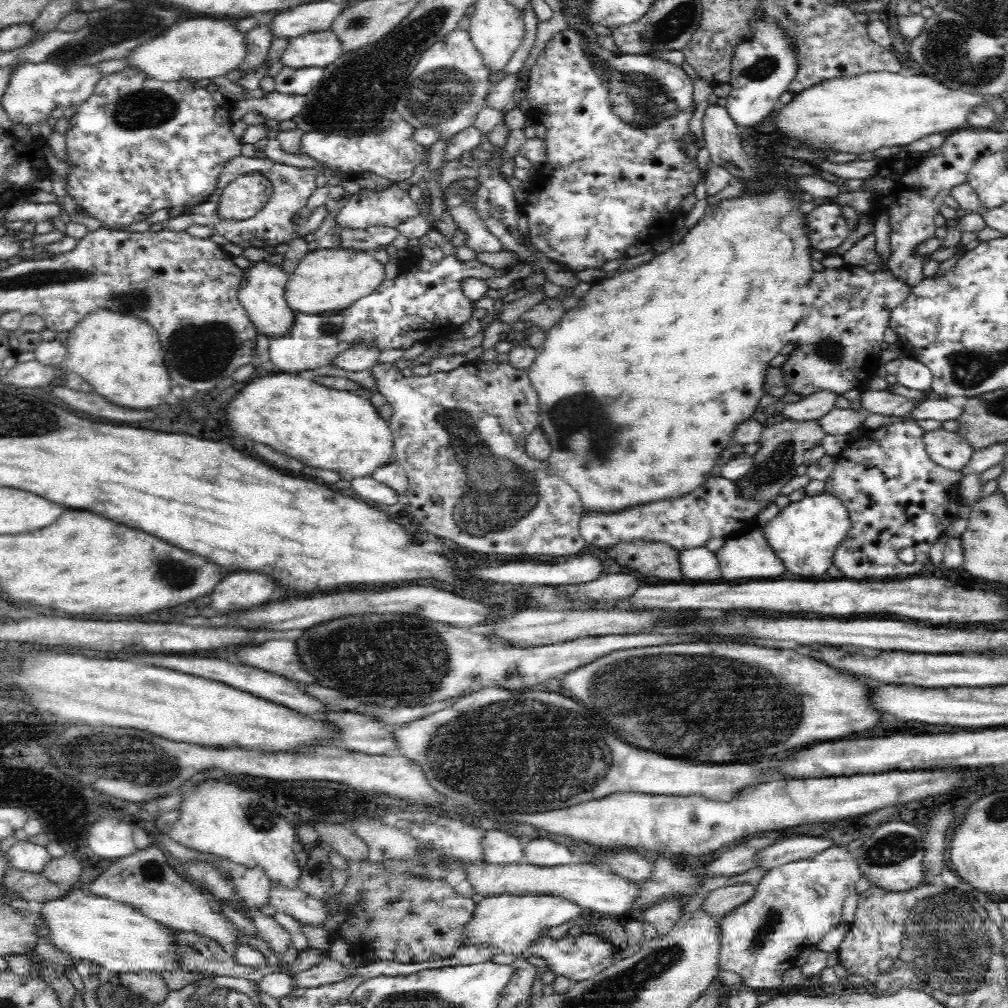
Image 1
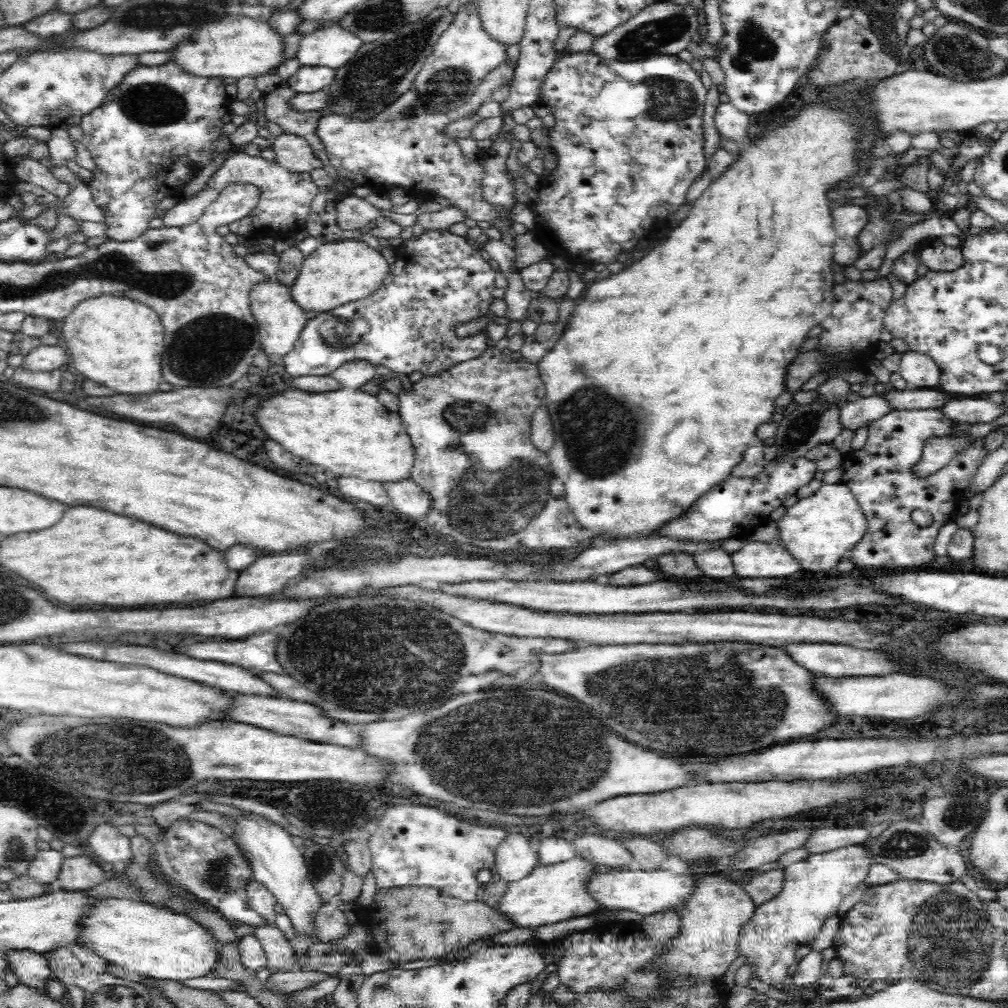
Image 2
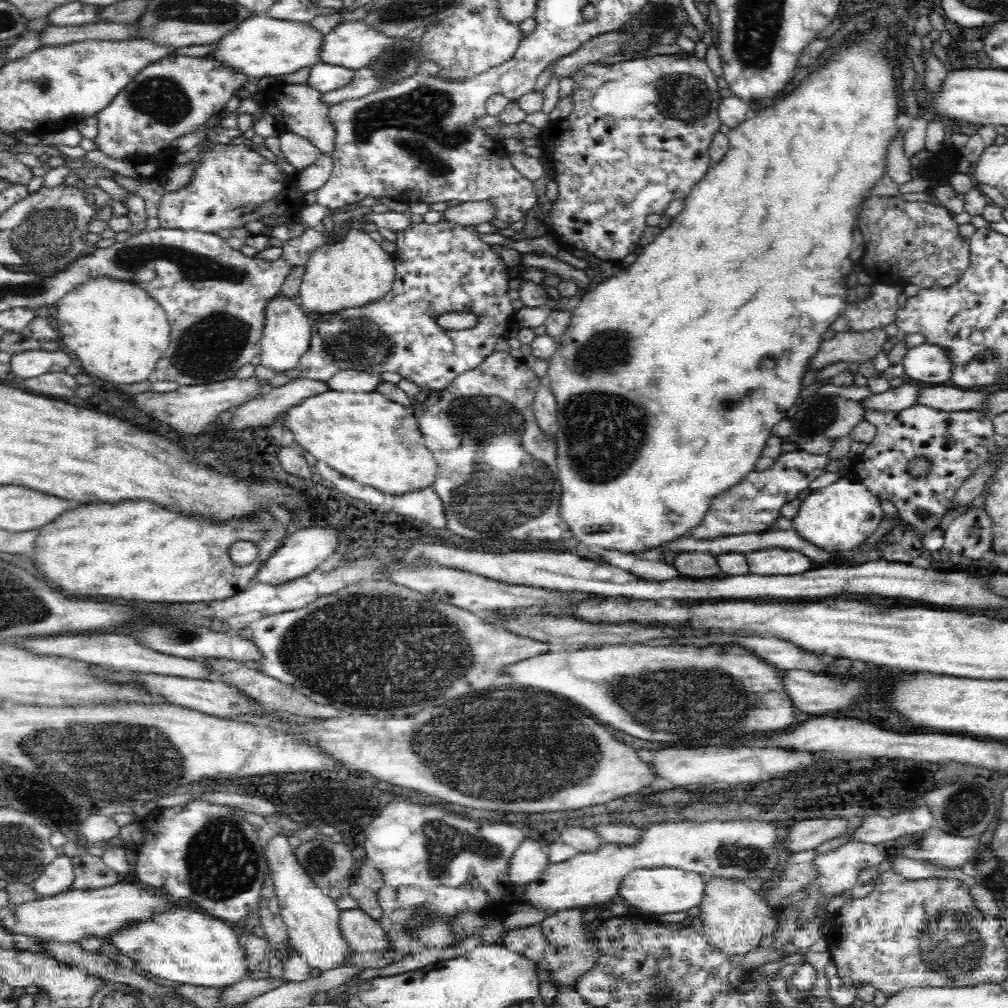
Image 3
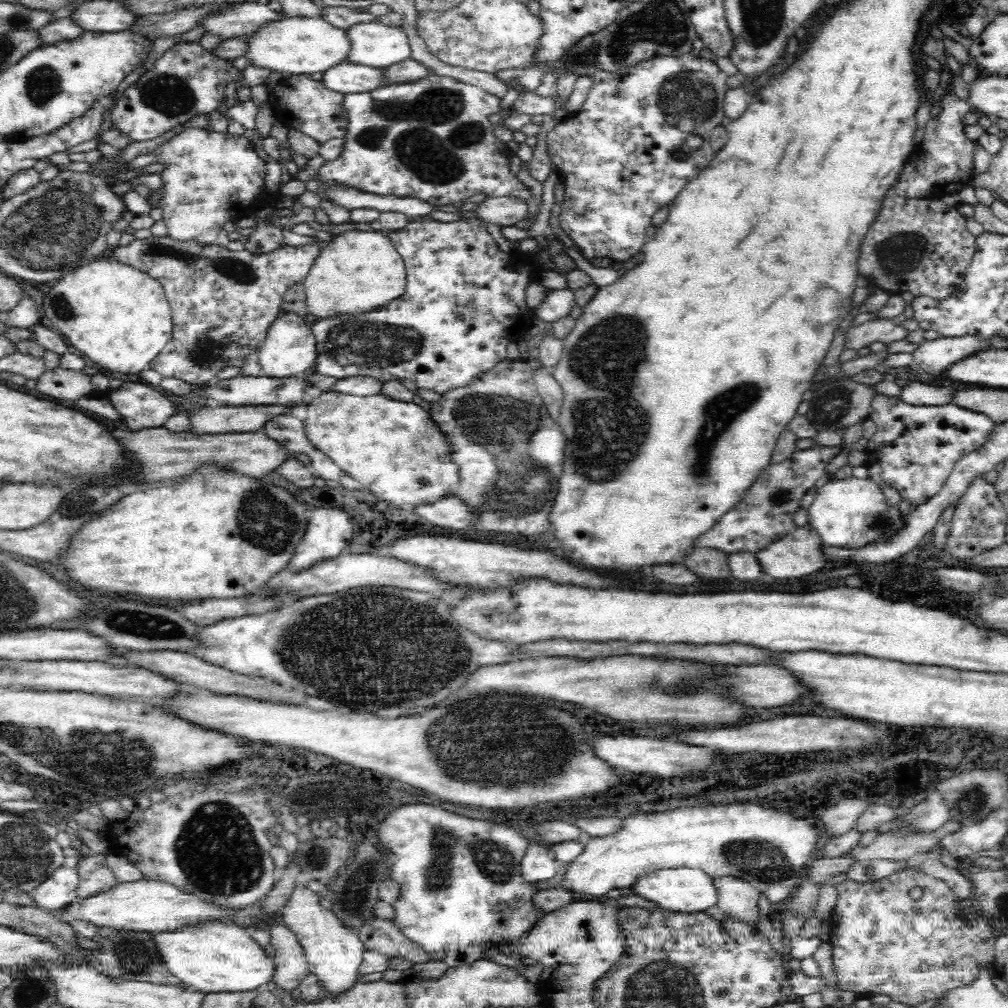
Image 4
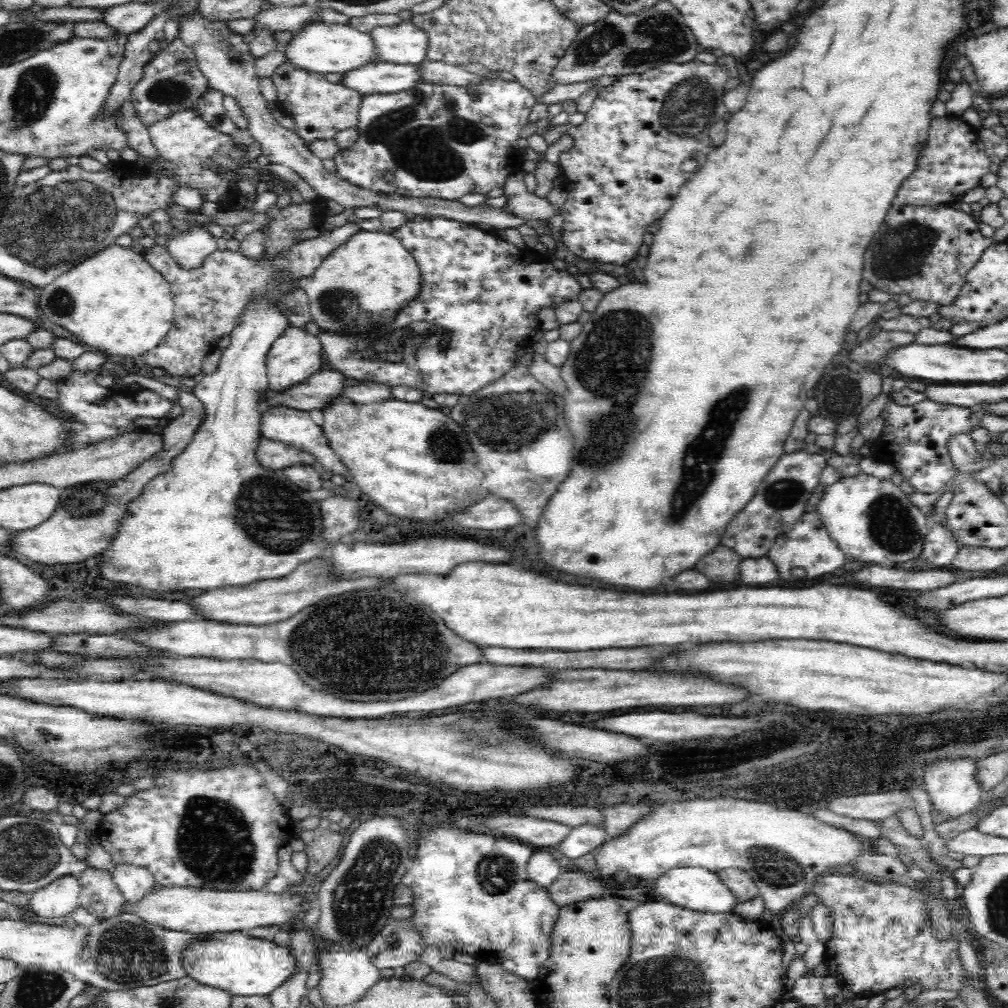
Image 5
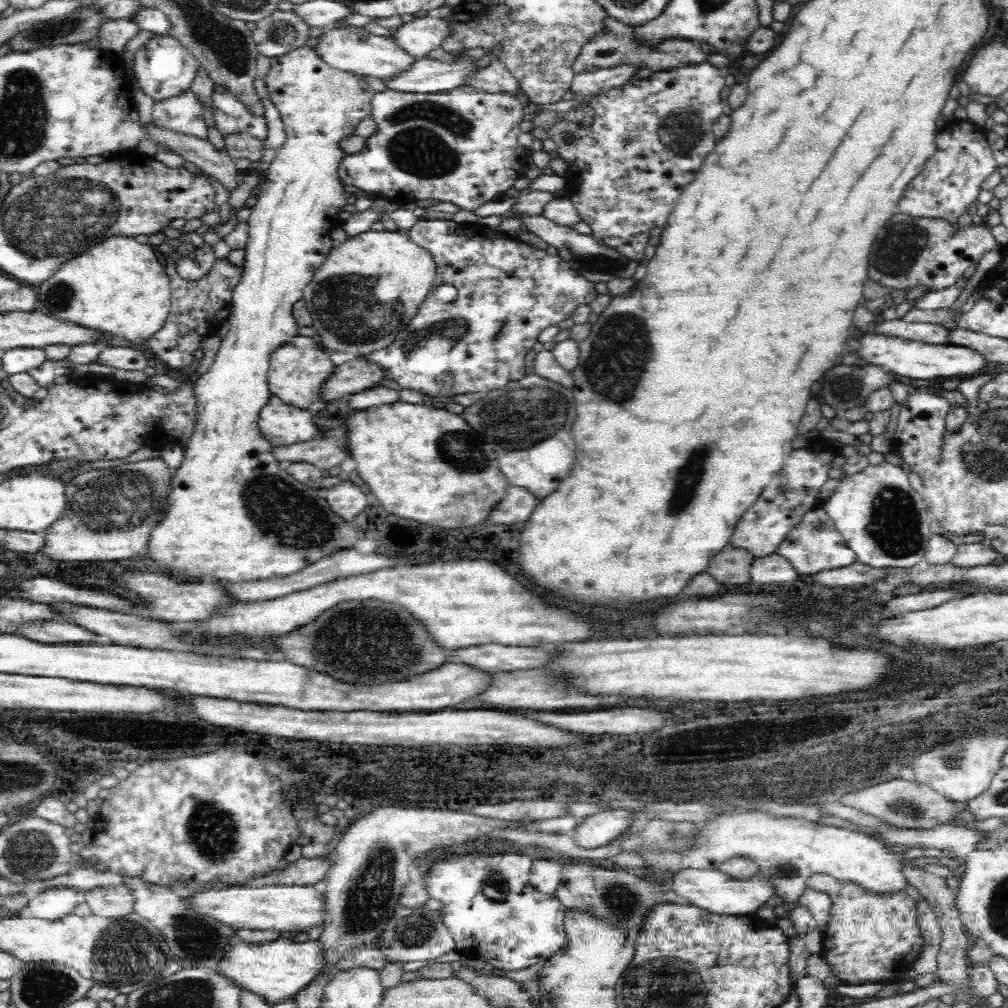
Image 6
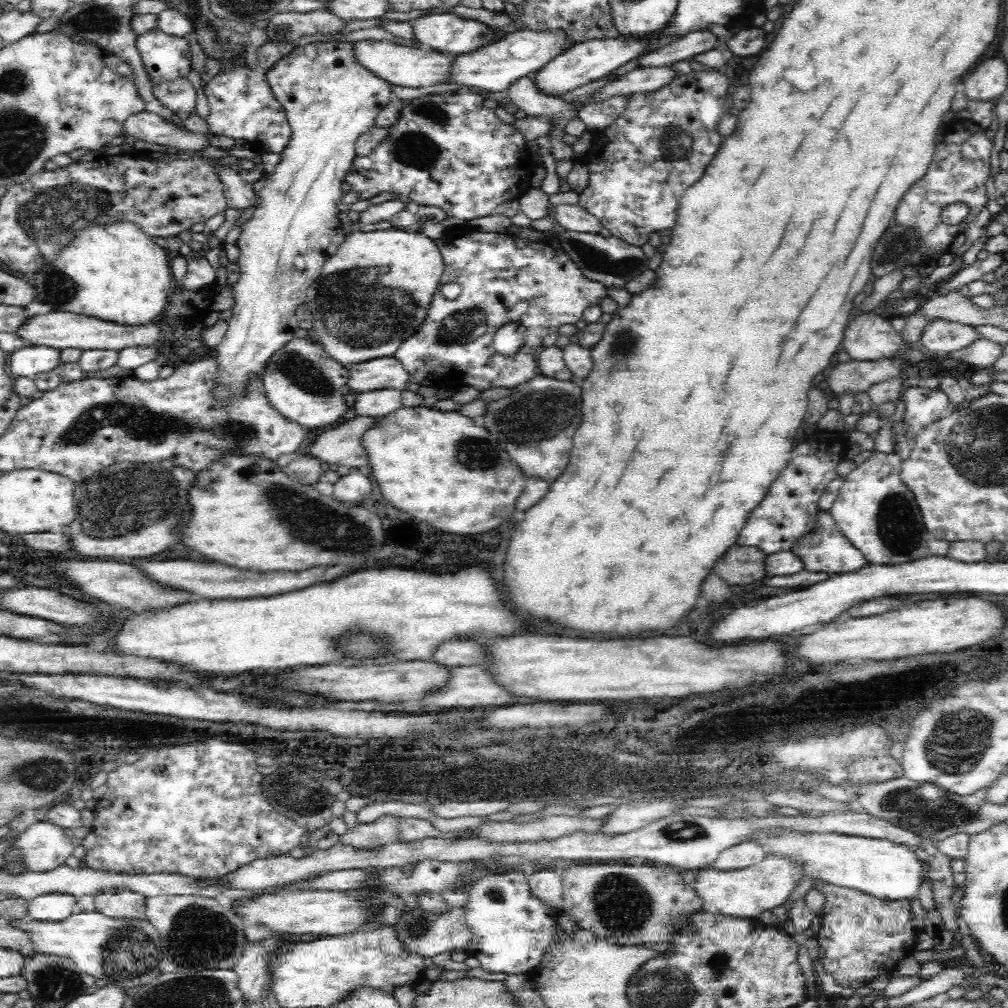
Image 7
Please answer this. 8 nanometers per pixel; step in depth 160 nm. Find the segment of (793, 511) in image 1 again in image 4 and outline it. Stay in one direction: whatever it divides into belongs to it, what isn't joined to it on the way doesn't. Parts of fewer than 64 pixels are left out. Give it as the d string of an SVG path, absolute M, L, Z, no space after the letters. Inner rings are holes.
M853 475L844 479L833 478L818 488L808 513L808 524L820 532L824 544L846 550L864 548L882 540L888 542L907 526L907 518L902 516L899 506L888 504L876 481L855 478Z

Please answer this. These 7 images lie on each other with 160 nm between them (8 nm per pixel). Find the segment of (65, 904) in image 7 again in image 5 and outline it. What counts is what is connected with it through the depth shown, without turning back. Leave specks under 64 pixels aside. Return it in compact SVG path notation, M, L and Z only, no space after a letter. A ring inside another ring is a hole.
M64 876L36 889L28 906L42 918L60 918L79 907L80 891L78 876Z

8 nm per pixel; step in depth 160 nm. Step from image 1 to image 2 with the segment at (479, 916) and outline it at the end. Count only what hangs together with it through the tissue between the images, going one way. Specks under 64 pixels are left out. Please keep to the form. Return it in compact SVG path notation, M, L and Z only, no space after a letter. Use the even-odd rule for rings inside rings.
M574 857L566 862L551 865L538 864L534 870L516 882L510 882L498 902L497 908L502 913L508 913L510 919L519 928L536 929L545 924L562 922L576 916L596 914L600 912L600 901L590 893L588 882L594 874L600 872L600 868L607 872L616 872L622 869L608 867L608 865L596 865L582 857Z

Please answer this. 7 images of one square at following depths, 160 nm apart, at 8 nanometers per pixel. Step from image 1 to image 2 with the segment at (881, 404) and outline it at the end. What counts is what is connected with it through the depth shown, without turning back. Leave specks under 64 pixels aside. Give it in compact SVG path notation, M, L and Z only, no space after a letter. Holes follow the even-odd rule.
M938 388L923 389L889 389L883 393L892 401L892 409L896 410L924 410L942 408L948 400L955 396Z

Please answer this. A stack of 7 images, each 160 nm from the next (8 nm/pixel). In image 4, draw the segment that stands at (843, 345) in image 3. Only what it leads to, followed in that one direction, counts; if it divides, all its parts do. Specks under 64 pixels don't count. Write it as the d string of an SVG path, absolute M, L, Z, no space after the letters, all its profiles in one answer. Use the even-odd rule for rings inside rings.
M874 318L858 326L847 329L844 348L858 350L870 343L880 341L884 344L905 339L908 330L901 324L894 324L892 319Z

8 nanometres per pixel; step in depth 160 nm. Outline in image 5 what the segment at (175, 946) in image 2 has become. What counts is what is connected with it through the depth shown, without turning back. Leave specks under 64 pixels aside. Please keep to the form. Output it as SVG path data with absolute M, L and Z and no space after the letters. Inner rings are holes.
M216 932L209 936L200 936L199 942L188 946L182 954L187 975L205 986L214 986L228 990L233 996L264 996L270 997L273 991L288 983L297 976L298 957L290 947L278 946L276 942L261 938L252 938L245 932Z

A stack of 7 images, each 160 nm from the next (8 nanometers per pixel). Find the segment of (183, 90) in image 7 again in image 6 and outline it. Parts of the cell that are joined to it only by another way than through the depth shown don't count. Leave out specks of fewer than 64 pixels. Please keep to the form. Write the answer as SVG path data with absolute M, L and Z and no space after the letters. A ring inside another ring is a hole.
M184 90L178 96L154 101L151 120L182 134L206 137L208 127L202 117L202 107L202 102L192 90Z

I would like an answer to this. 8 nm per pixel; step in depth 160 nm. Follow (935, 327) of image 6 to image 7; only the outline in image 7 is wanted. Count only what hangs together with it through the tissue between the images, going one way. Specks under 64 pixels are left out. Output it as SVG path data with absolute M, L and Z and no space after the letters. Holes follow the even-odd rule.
M939 318L924 328L922 348L928 353L950 354L980 340L982 334L970 324Z

